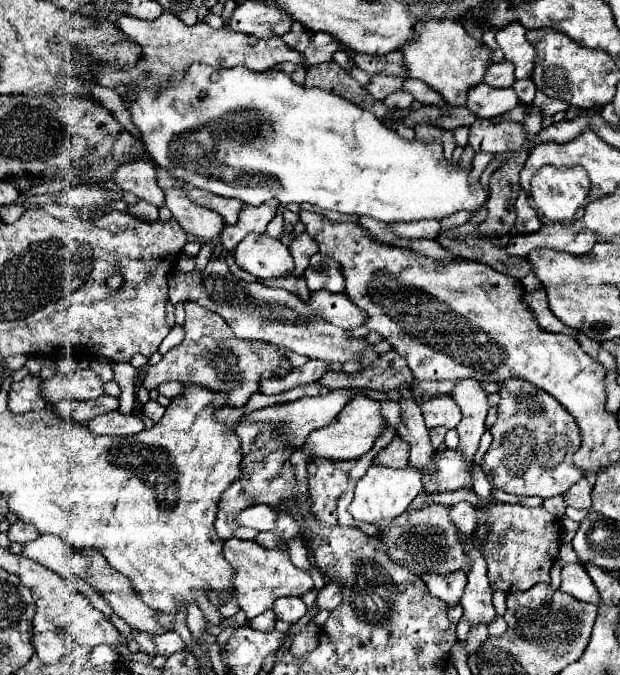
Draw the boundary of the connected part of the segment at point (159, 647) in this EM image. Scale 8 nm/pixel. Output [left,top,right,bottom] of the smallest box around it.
[152,631,184,657]

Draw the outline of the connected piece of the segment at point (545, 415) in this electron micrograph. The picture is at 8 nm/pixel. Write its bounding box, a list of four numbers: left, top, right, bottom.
[484,381,582,497]

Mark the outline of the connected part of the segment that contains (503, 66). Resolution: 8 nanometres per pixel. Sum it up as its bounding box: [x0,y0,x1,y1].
[484,61,516,89]

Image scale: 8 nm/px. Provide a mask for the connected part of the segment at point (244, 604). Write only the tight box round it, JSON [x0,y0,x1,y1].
[224,539,314,619]

